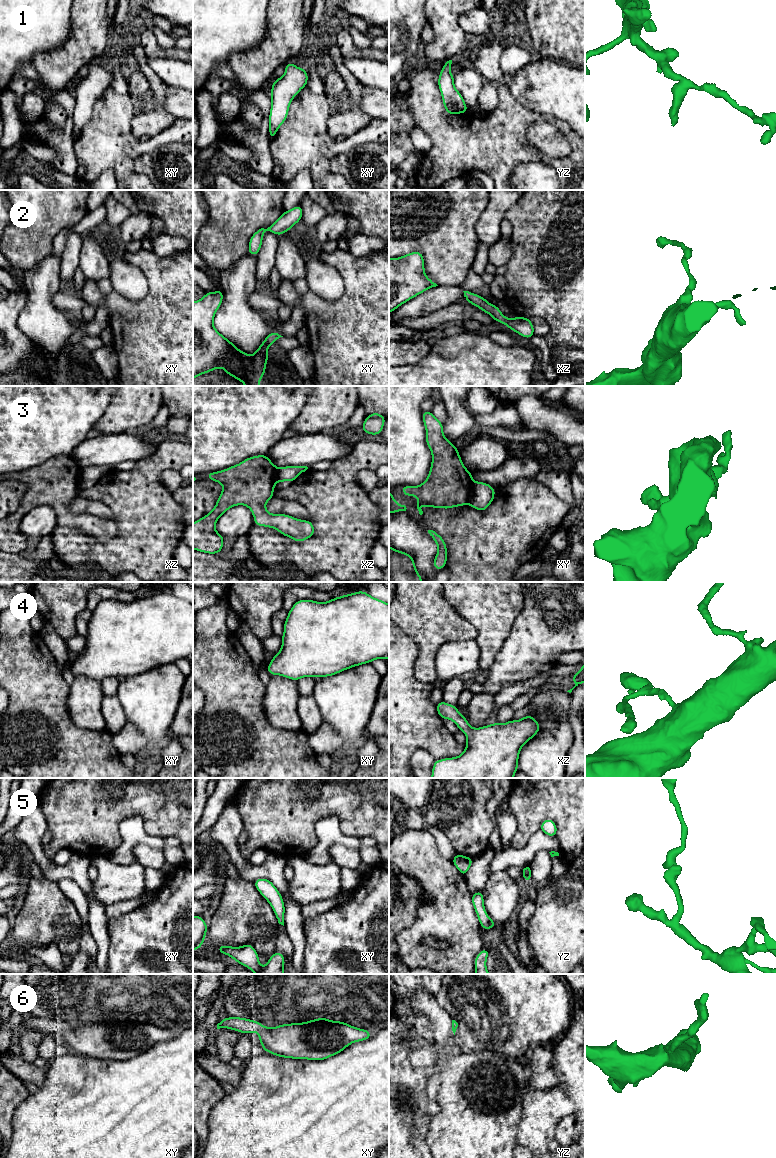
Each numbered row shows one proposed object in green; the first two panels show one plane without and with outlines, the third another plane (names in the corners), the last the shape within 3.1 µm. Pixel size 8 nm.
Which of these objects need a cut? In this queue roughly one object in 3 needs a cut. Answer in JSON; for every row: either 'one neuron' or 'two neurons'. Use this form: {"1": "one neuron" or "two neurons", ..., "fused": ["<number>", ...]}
{"1": "one neuron", "2": "one neuron", "3": "two neurons", "4": "one neuron", "5": "one neuron", "6": "one neuron", "fused": ["3"]}

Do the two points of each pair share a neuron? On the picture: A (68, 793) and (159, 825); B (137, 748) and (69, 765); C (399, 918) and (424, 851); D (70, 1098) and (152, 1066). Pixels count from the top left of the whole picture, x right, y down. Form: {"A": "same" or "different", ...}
{"A": "same", "B": "different", "C": "different", "D": "same"}

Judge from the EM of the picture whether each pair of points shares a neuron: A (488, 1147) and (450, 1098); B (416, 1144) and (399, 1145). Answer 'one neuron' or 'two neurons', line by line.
A: one neuron
B: one neuron

